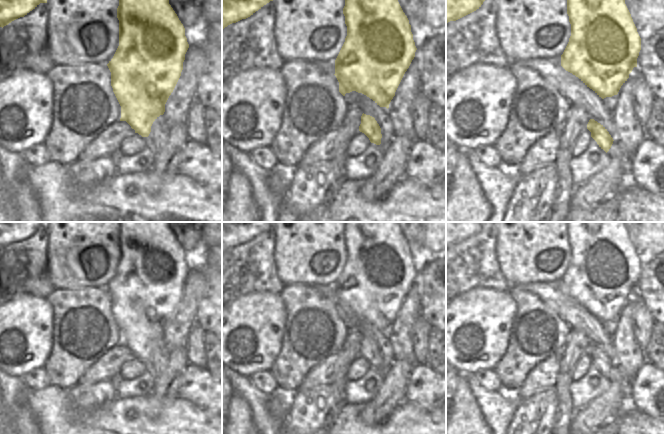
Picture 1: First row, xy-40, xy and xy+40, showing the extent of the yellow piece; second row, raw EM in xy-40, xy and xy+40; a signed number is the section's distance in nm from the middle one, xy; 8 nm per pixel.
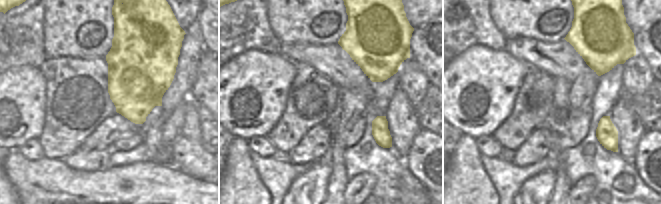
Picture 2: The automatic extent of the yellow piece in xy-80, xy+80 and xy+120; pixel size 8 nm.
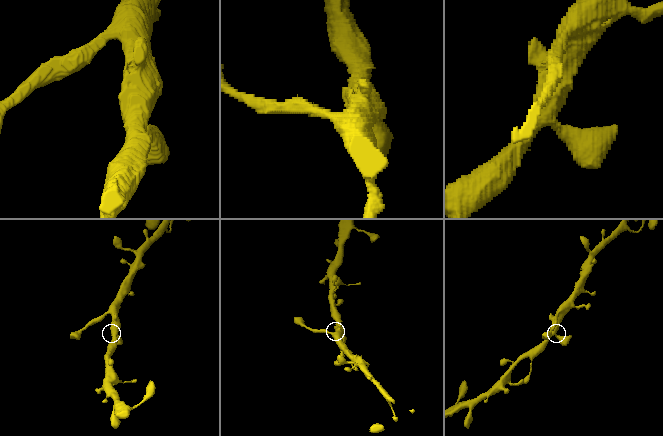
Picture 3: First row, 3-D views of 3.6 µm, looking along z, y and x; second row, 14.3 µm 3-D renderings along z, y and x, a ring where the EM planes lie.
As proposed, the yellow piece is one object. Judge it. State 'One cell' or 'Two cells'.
One cell

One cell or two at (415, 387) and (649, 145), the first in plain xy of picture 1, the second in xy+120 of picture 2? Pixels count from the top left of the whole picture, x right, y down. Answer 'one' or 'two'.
one

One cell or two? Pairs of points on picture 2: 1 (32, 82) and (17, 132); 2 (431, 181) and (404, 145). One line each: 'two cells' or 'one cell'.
1: one cell
2: two cells

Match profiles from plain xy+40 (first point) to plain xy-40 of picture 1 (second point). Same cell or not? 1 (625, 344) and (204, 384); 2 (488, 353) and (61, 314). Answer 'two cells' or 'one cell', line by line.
1: two cells
2: two cells

